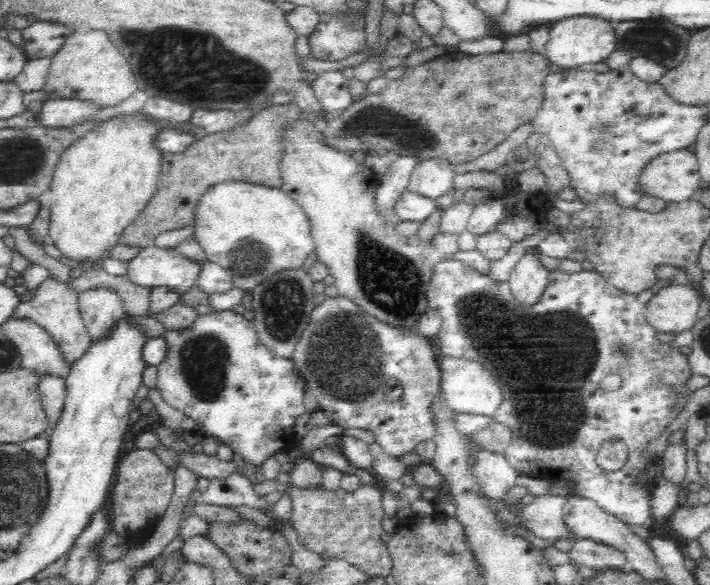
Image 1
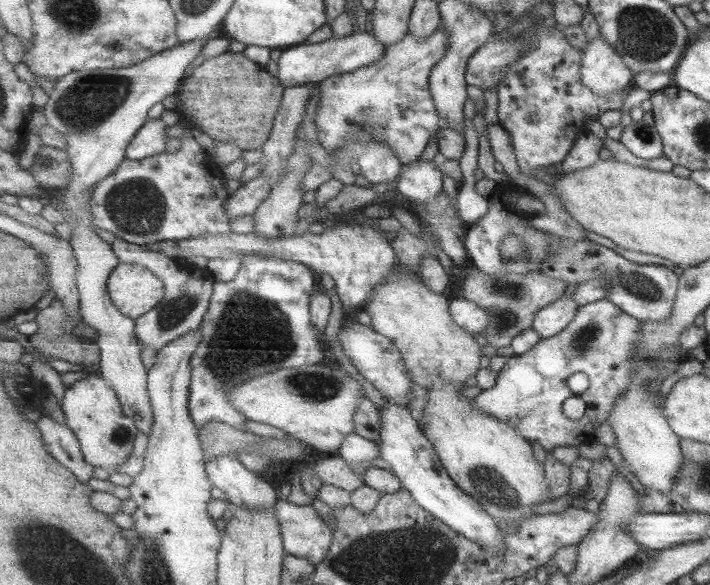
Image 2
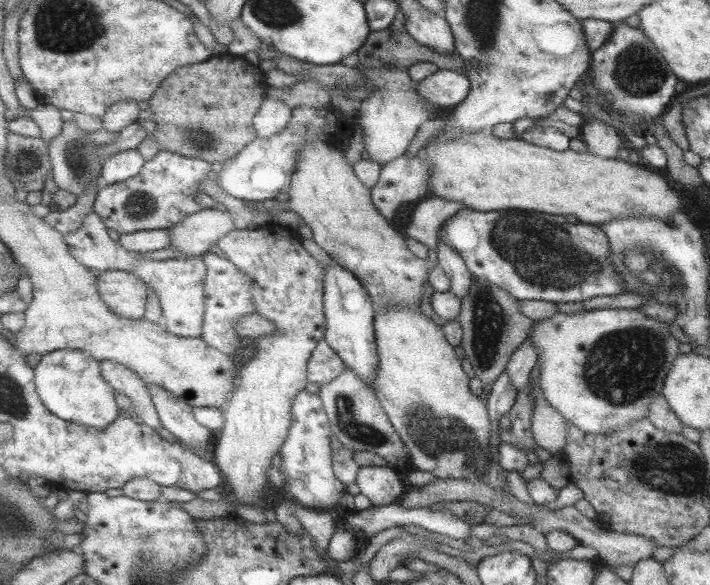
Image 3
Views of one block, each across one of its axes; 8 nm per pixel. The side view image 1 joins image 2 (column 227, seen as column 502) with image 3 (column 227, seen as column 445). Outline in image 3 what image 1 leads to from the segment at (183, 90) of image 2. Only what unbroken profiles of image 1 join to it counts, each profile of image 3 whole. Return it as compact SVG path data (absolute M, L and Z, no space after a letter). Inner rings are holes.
M227 52L225 54L217 54L211 59L206 60L204 63L197 63L192 65L187 65L184 67L179 67L172 75L169 75L161 87L157 90L154 98L149 101L149 108L152 113L151 119L156 123L156 129L149 133L150 138L155 138L161 146L161 150L169 150L169 152L177 152L183 156L189 156L189 158L199 158L207 160L207 162L219 162L224 163L229 159L237 156L241 151L245 150L245 147L249 143L252 143L257 136L257 128L255 128L254 120L255 116L259 112L261 106L263 106L266 100L267 89L269 87L266 80L266 74L261 70L259 66L251 64L248 62L245 56L239 54L233 54Z

